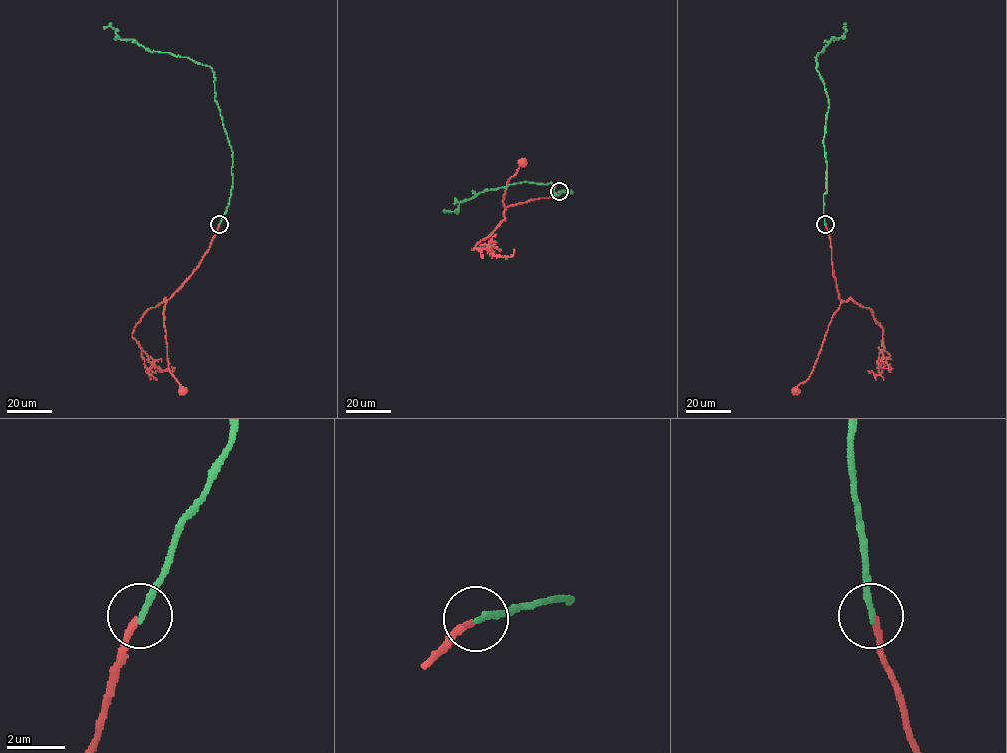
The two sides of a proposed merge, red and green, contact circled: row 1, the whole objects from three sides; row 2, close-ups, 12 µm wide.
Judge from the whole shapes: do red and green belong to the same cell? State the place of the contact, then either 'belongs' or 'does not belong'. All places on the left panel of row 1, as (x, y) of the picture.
place (219, 224); belongs

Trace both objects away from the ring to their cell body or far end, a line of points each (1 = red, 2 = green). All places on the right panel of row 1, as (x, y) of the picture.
1: (825, 224), (833, 275), (841, 301), (829, 324), (813, 369), (795, 390)
2: (825, 224), (826, 161), (823, 139), (829, 100), (815, 57), (831, 39), (842, 37), (844, 28)

